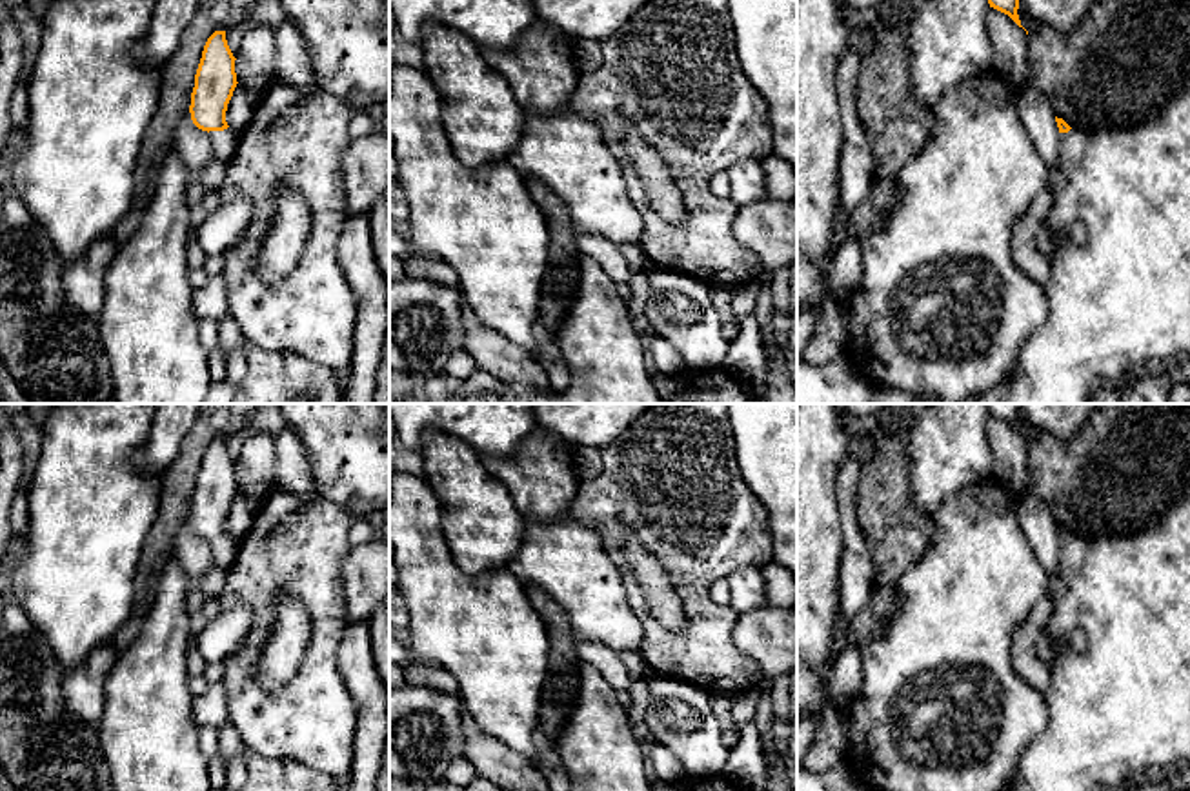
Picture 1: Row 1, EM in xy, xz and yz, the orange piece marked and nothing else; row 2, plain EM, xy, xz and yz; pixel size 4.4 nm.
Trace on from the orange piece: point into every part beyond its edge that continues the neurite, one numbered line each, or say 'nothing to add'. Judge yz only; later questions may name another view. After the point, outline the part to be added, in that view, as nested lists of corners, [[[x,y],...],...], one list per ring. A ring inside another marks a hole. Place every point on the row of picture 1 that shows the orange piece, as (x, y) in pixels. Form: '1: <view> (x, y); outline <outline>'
1: yz (1119, 304); outline [[[1190,87],[1185,93],[1181,93],[1179,96],[1175,96],[1157,118],[1154,118],[1143,125],[1115,127],[1115,129],[1072,127],[1068,133],[1061,133],[1061,164],[1057,167],[1050,167],[1050,191],[1052,191],[1052,202],[1050,202],[1050,211],[1044,218],[1044,224],[1046,224],[1050,238],[1054,242],[1054,256],[1048,258],[1050,280],[1043,284],[1046,298],[1048,298],[1050,315],[1048,315],[1046,322],[1041,324],[1024,340],[1024,344],[1017,351],[1012,373],[1001,384],[1008,389],[1004,404],[1090,404],[1092,395],[1101,385],[1119,384],[1130,373],[1161,367],[1163,364],[1172,362],[1172,360],[1181,360],[1190,353]],[[1075,222],[1083,222],[1086,227],[1088,240],[1084,245],[1075,245],[1068,236],[1068,231]]]

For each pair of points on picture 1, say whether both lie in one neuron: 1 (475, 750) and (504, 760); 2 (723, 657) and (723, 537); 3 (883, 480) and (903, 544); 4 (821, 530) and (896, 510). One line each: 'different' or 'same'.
1: same
2: same
3: same
4: different

